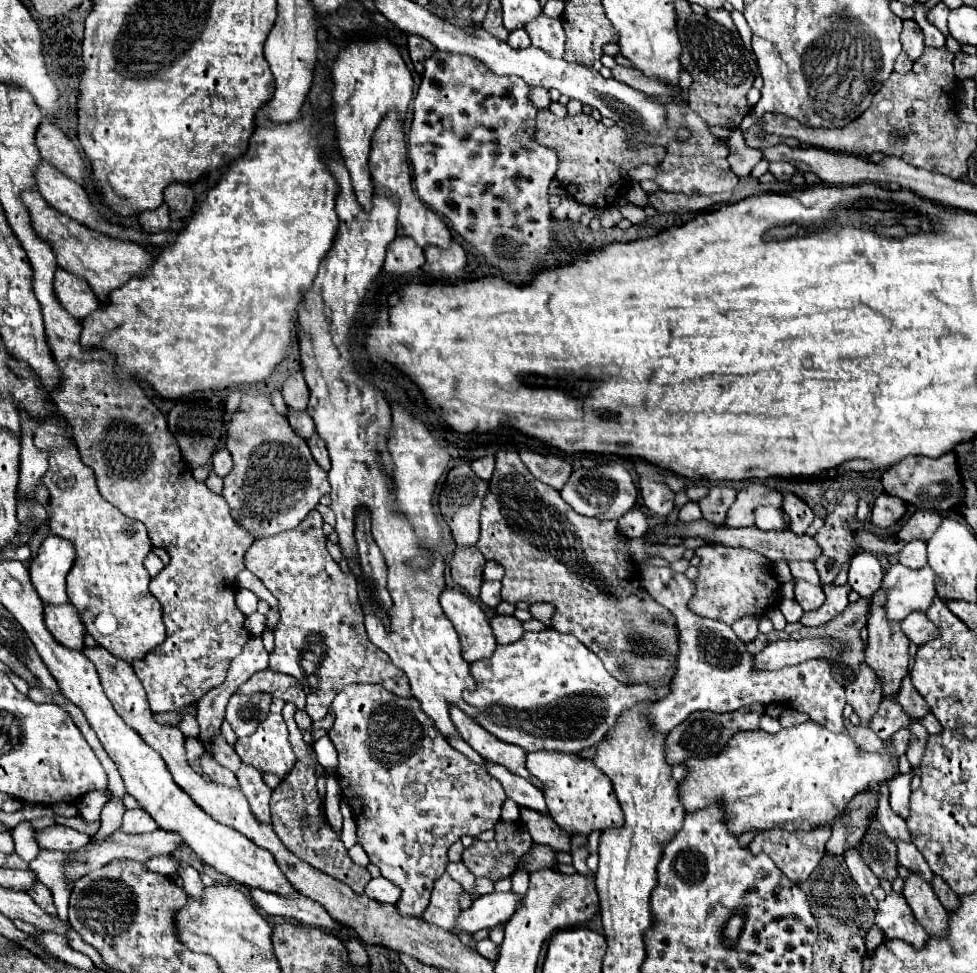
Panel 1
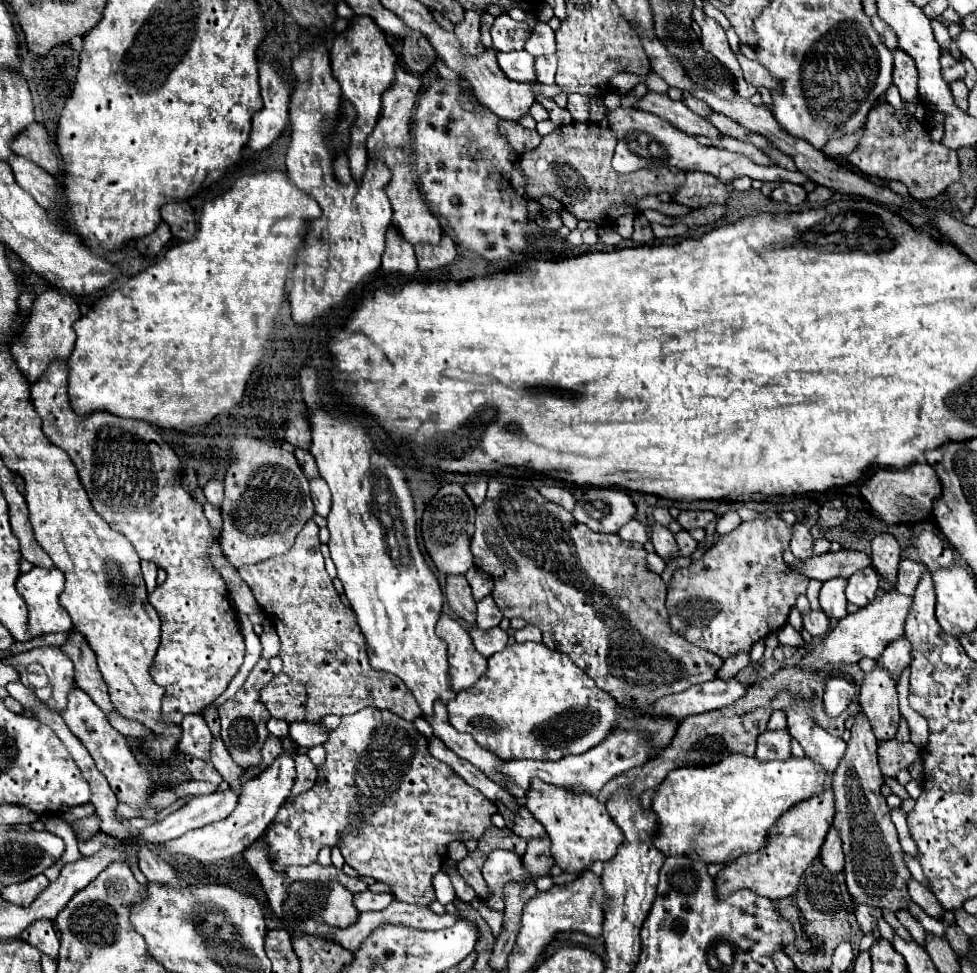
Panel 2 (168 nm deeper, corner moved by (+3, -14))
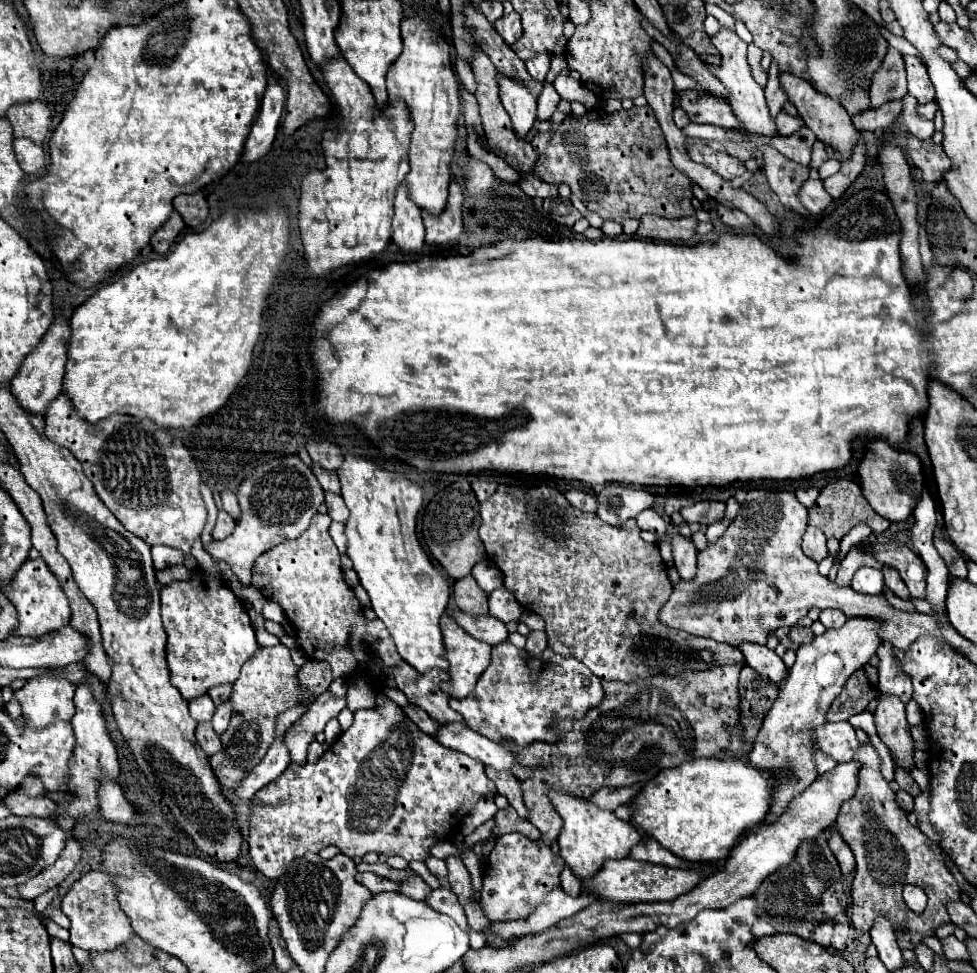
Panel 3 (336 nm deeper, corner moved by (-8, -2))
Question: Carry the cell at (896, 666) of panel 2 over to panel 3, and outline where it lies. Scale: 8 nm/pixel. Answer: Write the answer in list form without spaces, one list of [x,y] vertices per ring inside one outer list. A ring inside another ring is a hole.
[[[883,642],[883,646],[879,646],[877,650],[877,656],[881,660],[879,662],[879,690],[887,694],[895,694],[907,704],[911,700],[913,688],[907,674],[903,674],[901,662],[893,654],[893,646],[889,642]]]

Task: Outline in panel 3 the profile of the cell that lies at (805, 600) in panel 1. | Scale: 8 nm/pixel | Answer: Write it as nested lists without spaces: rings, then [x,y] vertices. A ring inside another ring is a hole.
[[[821,610],[819,620],[823,622],[825,628],[841,628],[847,620],[847,616],[841,610]]]

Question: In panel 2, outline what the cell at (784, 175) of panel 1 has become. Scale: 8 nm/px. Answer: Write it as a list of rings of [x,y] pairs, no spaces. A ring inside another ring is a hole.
[[[784,182],[780,184],[774,192],[772,192],[772,198],[778,200],[778,202],[788,202],[792,206],[798,206],[806,200],[808,192],[802,188],[802,186],[796,186],[796,184],[790,184],[790,182]]]

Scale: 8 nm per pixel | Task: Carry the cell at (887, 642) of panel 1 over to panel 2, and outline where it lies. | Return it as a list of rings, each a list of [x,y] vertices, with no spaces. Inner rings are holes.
[[[876,666],[870,674],[866,674],[860,690],[860,706],[870,720],[878,742],[892,740],[898,730],[900,712],[896,684],[884,668]]]

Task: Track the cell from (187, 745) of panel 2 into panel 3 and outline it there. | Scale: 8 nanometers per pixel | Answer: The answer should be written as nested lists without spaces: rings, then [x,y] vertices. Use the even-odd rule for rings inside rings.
[[[205,694],[205,696],[199,696],[189,702],[189,712],[195,722],[211,722],[211,718],[215,714],[215,706],[213,706],[211,698]]]

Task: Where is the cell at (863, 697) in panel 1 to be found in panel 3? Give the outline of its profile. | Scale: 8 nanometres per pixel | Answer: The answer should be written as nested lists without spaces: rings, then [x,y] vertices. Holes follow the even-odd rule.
[[[871,742],[861,744],[855,752],[855,760],[859,762],[859,786],[853,798],[841,806],[835,822],[839,834],[851,846],[857,860],[855,880],[851,886],[851,924],[859,930],[869,930],[873,926],[873,918],[883,912],[891,920],[895,932],[901,930],[901,934],[897,934],[899,948],[915,948],[923,936],[933,936],[939,926],[949,922],[945,902],[959,900],[961,890],[939,852],[929,848],[929,838],[909,824],[905,810],[895,802],[895,792],[881,774],[881,758],[875,746]],[[907,884],[923,888],[929,896],[923,914],[915,914],[907,908],[901,896],[903,886]]]

